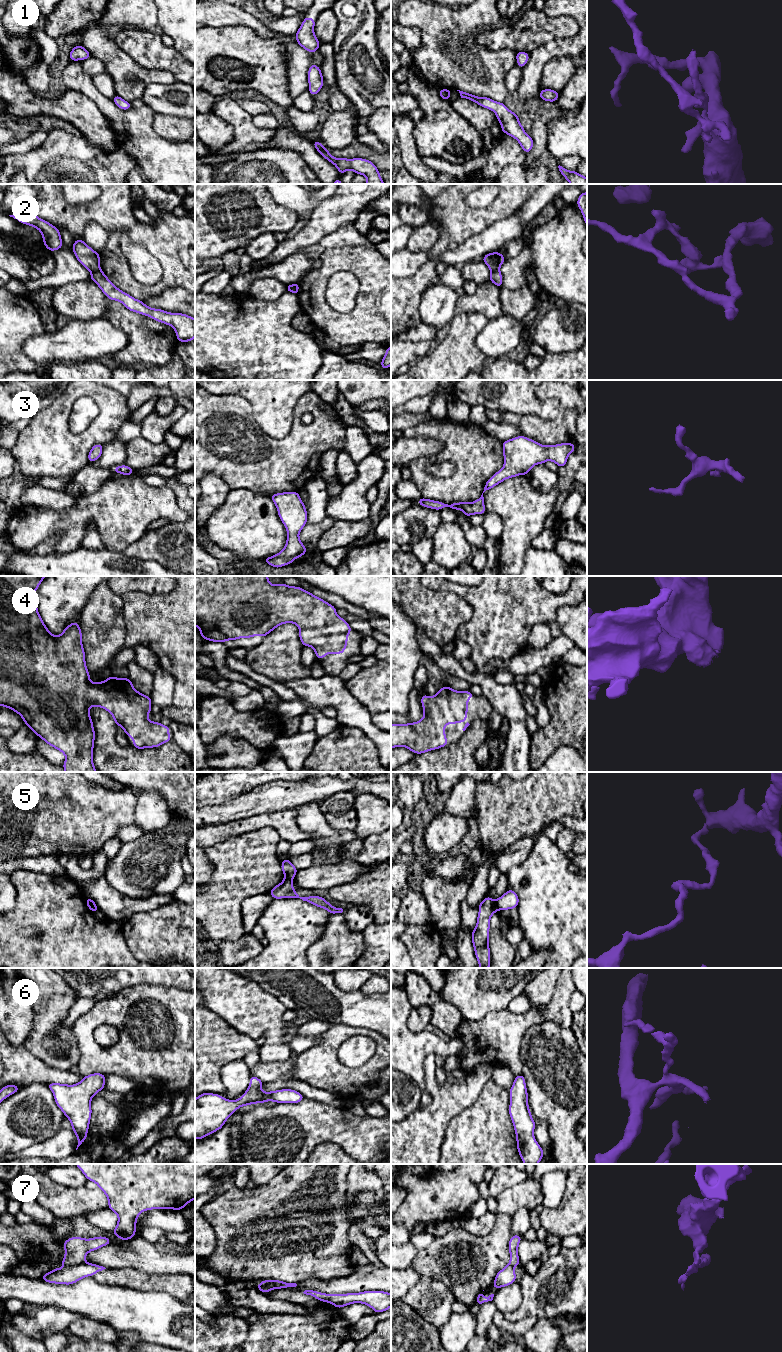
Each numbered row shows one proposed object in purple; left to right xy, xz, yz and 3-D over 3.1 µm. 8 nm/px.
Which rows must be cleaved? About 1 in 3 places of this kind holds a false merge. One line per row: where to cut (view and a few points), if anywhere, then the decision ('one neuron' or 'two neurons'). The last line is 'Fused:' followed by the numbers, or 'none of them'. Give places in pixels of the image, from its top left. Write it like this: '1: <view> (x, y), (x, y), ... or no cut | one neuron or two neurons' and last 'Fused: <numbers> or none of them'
1: no cut | one neuron
2: xy (99, 269), (91, 272) | two neurons
3: no cut | one neuron
4: no cut | one neuron
5: yz (495, 901), (498, 909) | two neurons
6: no cut | one neuron
7: xy (84, 1261), (64, 1266) | two neurons
Fused: 2, 5, 7

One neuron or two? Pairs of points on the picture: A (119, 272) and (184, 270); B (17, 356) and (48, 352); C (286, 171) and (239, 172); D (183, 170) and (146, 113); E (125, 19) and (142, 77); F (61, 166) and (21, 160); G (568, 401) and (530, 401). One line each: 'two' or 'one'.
A: one
B: two
C: one
D: one
E: one
F: one
G: two

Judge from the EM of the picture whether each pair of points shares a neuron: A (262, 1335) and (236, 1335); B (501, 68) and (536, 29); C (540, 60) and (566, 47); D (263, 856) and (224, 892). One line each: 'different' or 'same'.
A: different
B: different
C: same
D: same

